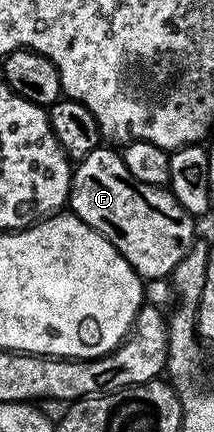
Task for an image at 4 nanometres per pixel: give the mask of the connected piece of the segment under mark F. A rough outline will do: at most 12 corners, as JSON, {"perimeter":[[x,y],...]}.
{"perimeter":[[122,154],[74,164],[70,210],[144,280],[195,243],[167,187],[137,181]]}

